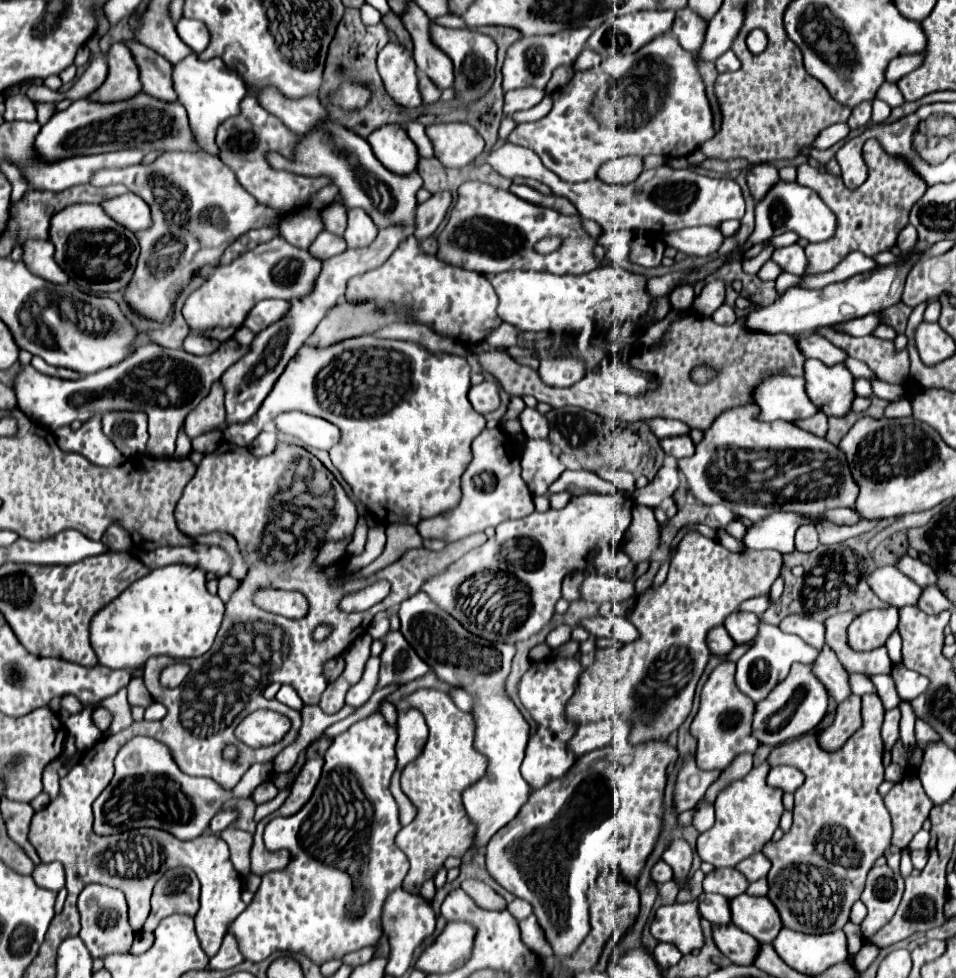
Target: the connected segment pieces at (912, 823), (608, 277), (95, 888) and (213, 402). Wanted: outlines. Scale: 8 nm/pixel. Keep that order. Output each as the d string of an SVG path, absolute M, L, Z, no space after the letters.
M912 772L896 782L884 796L884 804L892 816L892 844L896 848L906 848L908 838L912 838L922 822L928 818L932 800L926 796L919 778Z
M612 264L596 268L582 276L556 276L550 272L500 272L492 278L492 286L500 298L498 316L502 322L508 322L520 330L544 330L570 334L580 332L582 326L594 324L608 314L616 314L620 322L634 320L640 322L646 318L652 296L646 294L646 278L640 274L626 272Z
M88 884L78 896L78 910L82 918L80 938L88 946L92 958L102 958L106 954L128 954L134 934L128 928L128 912L126 902L118 888L110 888L104 884Z
M214 382L210 388L210 394L192 410L192 414L186 416L184 428L190 438L200 436L204 432L212 432L220 426L224 426L224 390L220 382Z

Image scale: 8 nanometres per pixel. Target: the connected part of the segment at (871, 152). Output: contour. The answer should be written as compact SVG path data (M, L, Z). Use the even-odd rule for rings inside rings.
M870 138L864 144L862 154L866 166L870 168L870 176L860 188L854 190L846 188L840 176L832 176L828 172L816 170L810 164L798 166L798 184L816 190L818 196L824 200L824 204L832 208L832 212L836 214L834 236L826 242L806 246L806 256L810 266L806 276L832 270L852 250L858 250L866 256L874 256L894 246L898 232L908 224L908 208L912 208L912 204L916 204L916 200L928 188L924 178L906 160L900 160L900 156L890 156L880 146L878 140Z

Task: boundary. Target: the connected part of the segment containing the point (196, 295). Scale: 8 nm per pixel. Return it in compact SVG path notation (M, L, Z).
M276 236L270 242L264 242L258 248L238 256L228 266L204 268L204 284L188 296L182 314L192 330L206 332L214 328L240 328L250 308L254 308L258 300L282 298L290 302L308 296L320 268L322 262L316 260L308 250L300 250L288 244L282 236Z

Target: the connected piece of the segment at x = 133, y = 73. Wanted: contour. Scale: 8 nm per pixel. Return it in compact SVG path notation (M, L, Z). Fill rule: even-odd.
M116 42L110 46L106 54L108 62L108 76L104 84L90 96L90 100L100 102L116 102L132 98L136 92L140 92L140 80L138 80L138 66L132 58L132 52Z

